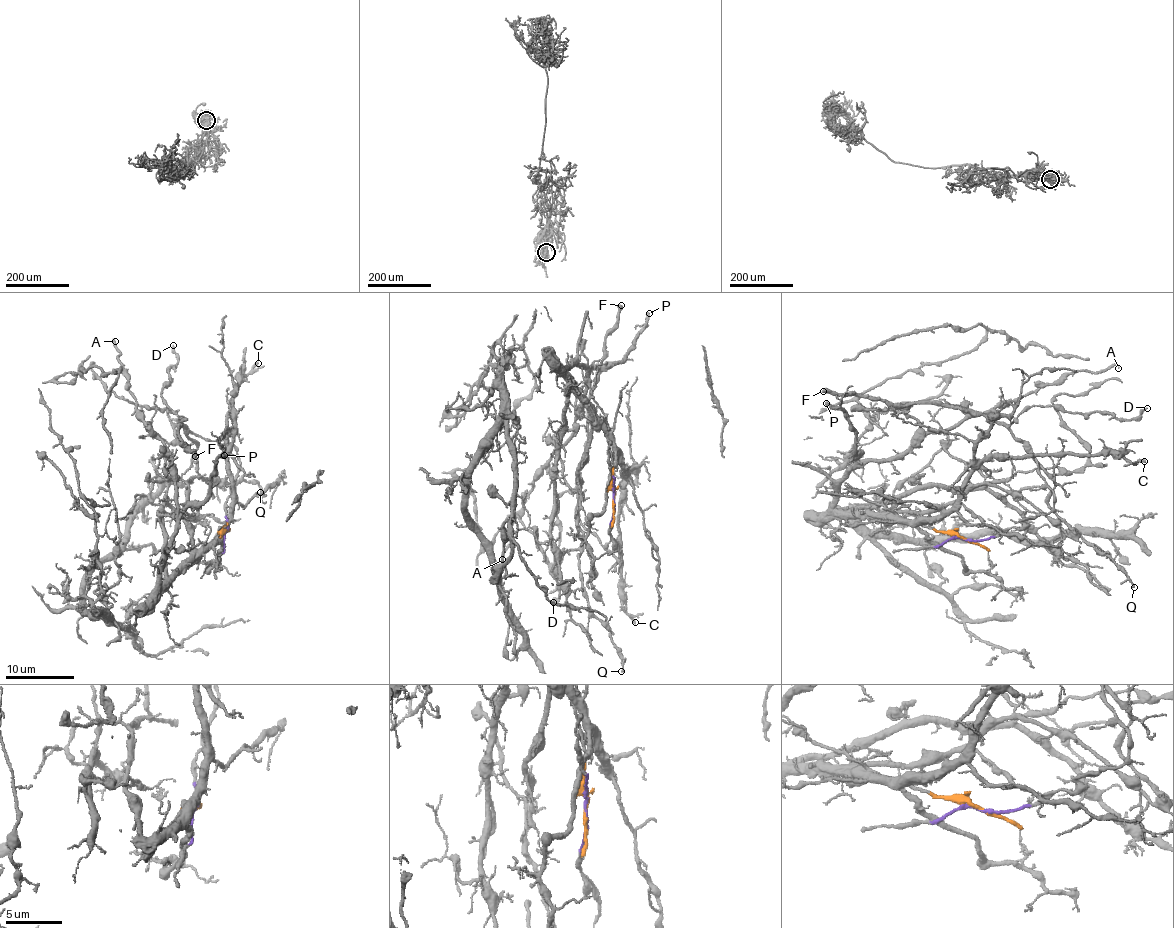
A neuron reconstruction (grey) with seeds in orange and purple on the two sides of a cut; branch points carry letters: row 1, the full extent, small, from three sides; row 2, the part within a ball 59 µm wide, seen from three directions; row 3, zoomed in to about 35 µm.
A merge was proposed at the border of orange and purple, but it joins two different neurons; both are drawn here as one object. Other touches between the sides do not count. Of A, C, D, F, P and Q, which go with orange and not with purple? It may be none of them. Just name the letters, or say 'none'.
A, C, P

